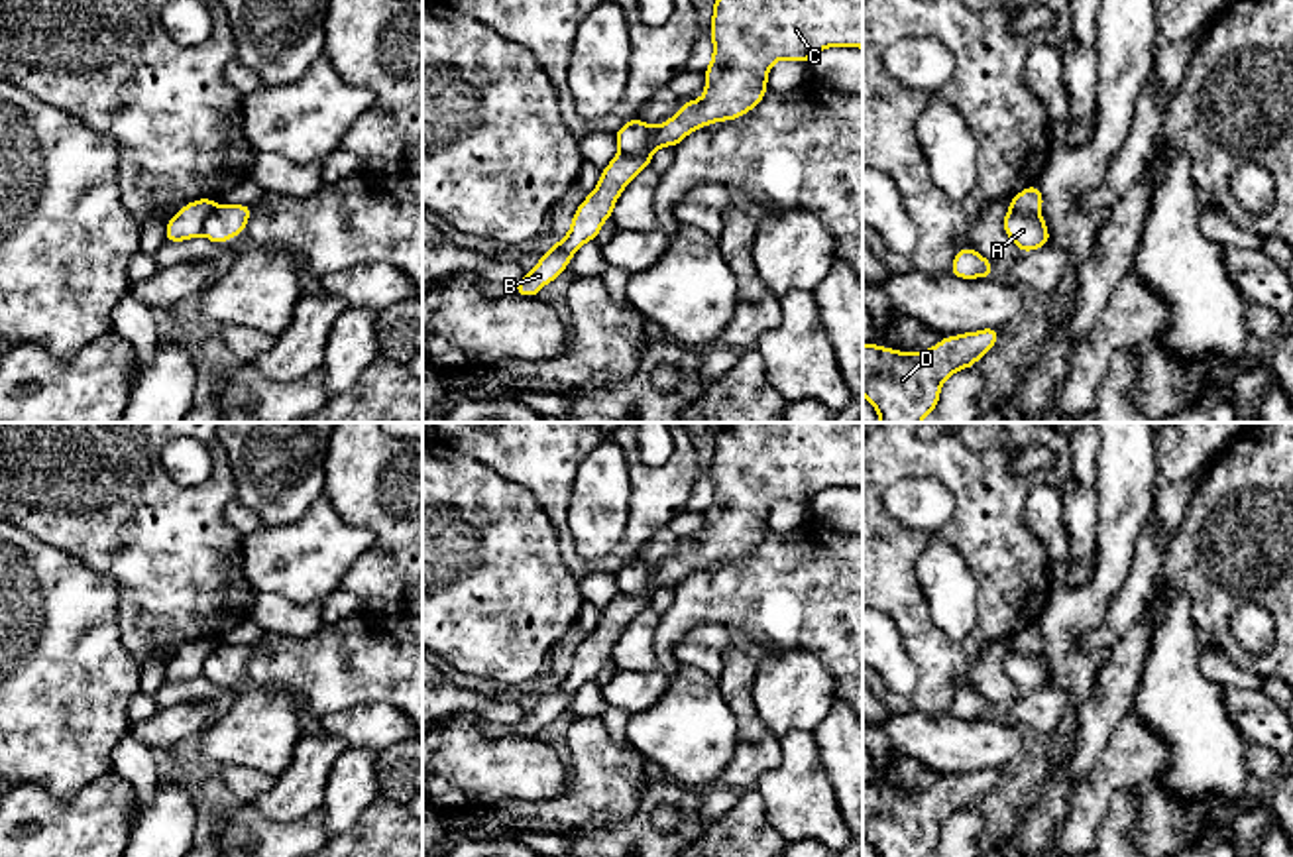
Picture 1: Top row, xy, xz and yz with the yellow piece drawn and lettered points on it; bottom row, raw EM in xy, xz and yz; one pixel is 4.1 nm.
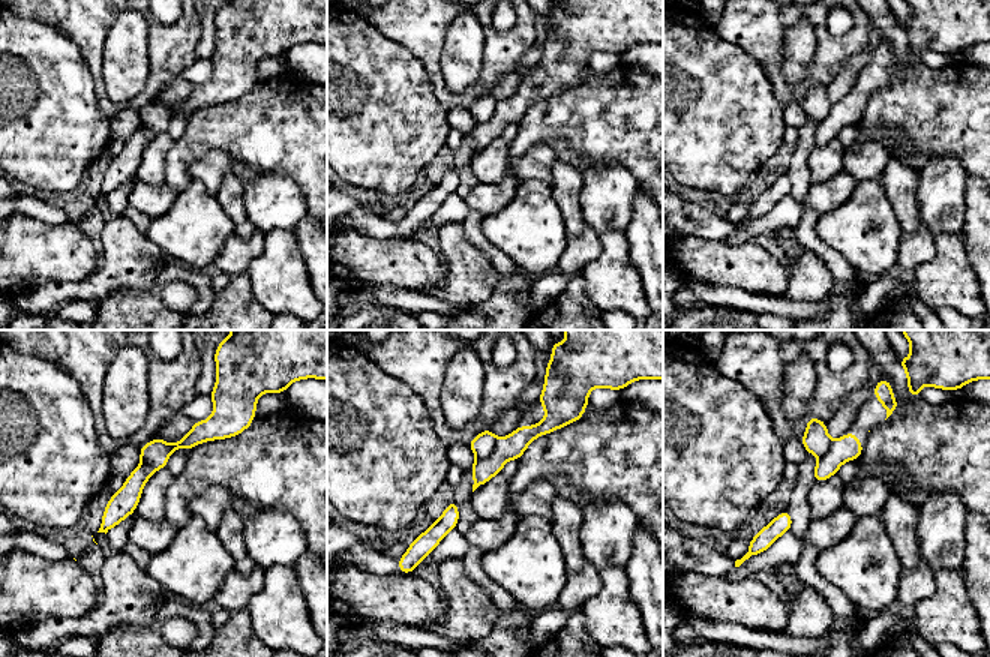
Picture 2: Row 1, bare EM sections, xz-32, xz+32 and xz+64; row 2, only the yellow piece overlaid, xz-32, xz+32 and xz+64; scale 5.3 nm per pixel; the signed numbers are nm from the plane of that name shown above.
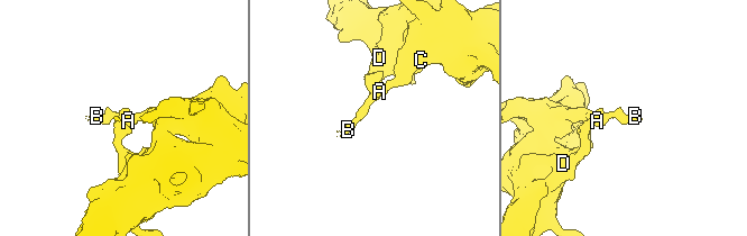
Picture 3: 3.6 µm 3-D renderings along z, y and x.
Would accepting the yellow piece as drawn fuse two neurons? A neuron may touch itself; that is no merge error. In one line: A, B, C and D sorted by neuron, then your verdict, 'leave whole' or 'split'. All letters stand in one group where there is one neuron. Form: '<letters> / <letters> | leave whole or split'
A B C / D | split

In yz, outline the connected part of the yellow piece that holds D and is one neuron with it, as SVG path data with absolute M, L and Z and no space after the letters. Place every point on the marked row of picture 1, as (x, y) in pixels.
M983 328L947 336L922 352L896 352L872 342L863 346L863 395L878 411L878 423L922 423L939 405L943 381L959 370L973 368L996 344L1000 330Z

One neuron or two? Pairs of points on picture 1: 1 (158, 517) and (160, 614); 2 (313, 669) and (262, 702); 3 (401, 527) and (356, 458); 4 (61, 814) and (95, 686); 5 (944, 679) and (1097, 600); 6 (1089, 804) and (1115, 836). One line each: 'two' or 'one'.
1: one
2: two
3: one
4: two
5: two
6: two

